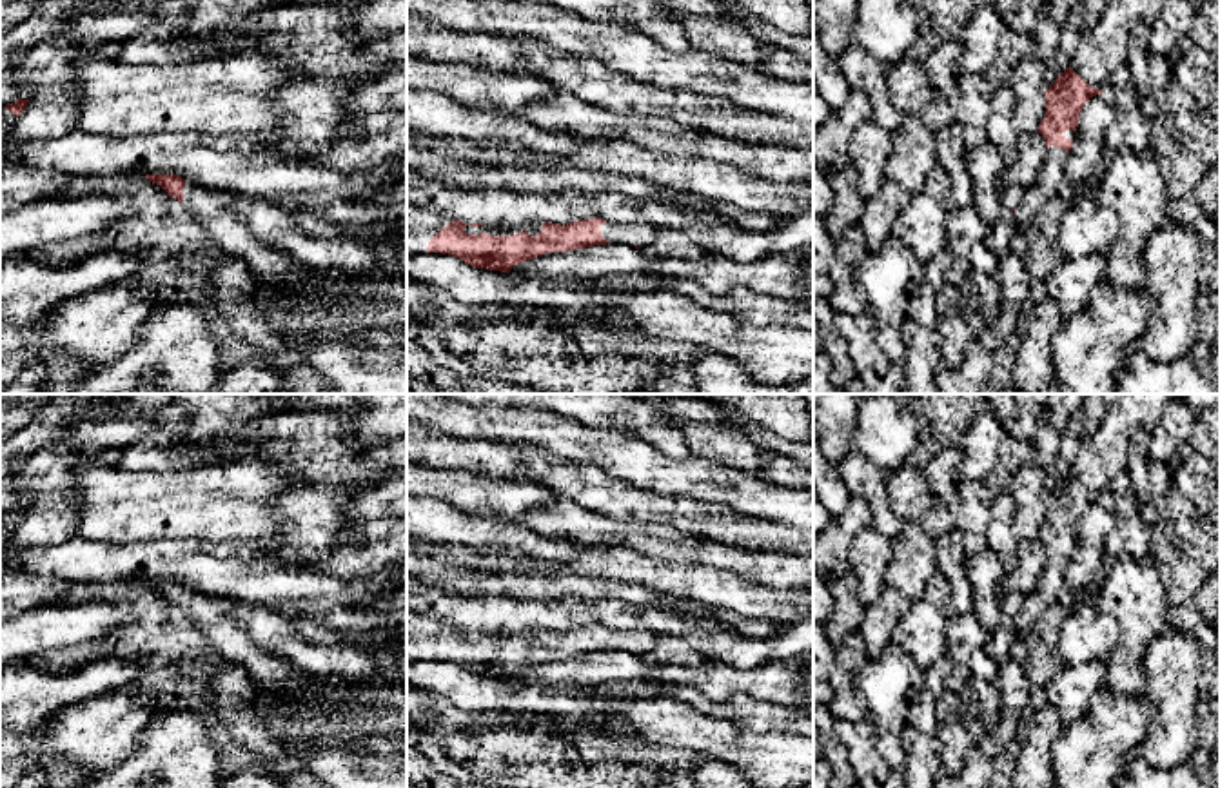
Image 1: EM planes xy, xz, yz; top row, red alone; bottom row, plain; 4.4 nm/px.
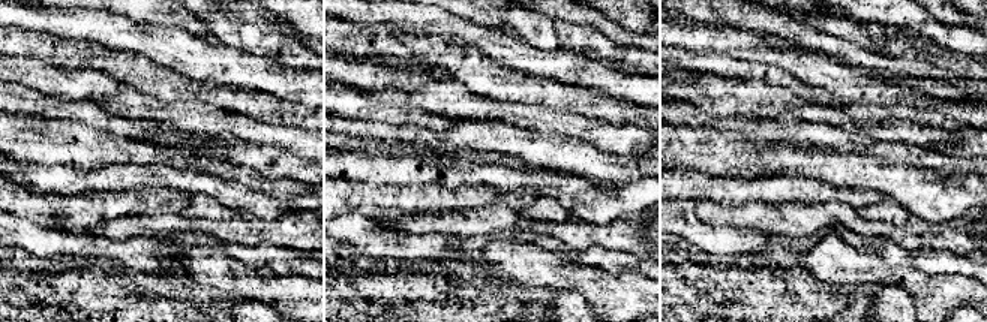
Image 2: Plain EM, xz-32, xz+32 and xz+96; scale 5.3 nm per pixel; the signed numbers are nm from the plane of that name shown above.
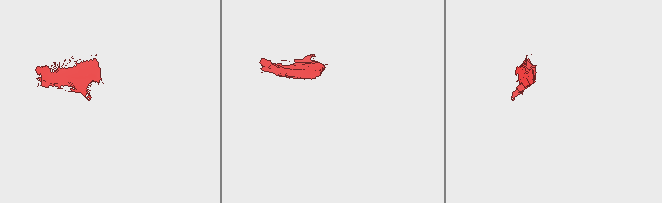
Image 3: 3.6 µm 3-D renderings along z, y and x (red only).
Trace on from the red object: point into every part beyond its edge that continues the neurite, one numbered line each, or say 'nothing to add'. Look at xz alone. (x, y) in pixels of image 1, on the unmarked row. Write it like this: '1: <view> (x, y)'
1: xz (534, 634)
2: xz (641, 641)

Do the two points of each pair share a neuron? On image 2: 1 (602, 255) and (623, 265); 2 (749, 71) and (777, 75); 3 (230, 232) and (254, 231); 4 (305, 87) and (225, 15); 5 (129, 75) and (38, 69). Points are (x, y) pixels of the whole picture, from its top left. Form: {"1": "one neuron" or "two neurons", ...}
{"1": "one neuron", "2": "one neuron", "3": "one neuron", "4": "two neurons", "5": "two neurons"}

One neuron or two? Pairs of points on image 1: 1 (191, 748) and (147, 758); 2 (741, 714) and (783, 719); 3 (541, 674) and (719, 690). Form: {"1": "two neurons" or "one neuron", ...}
{"1": "one neuron", "2": "one neuron", "3": "one neuron"}

